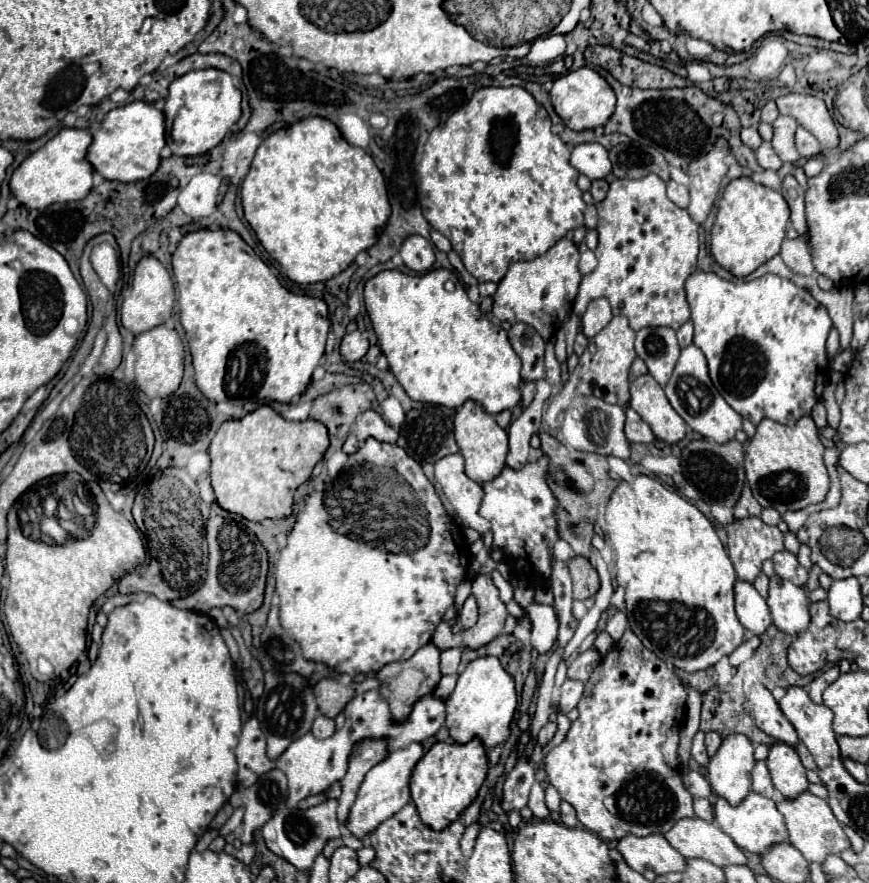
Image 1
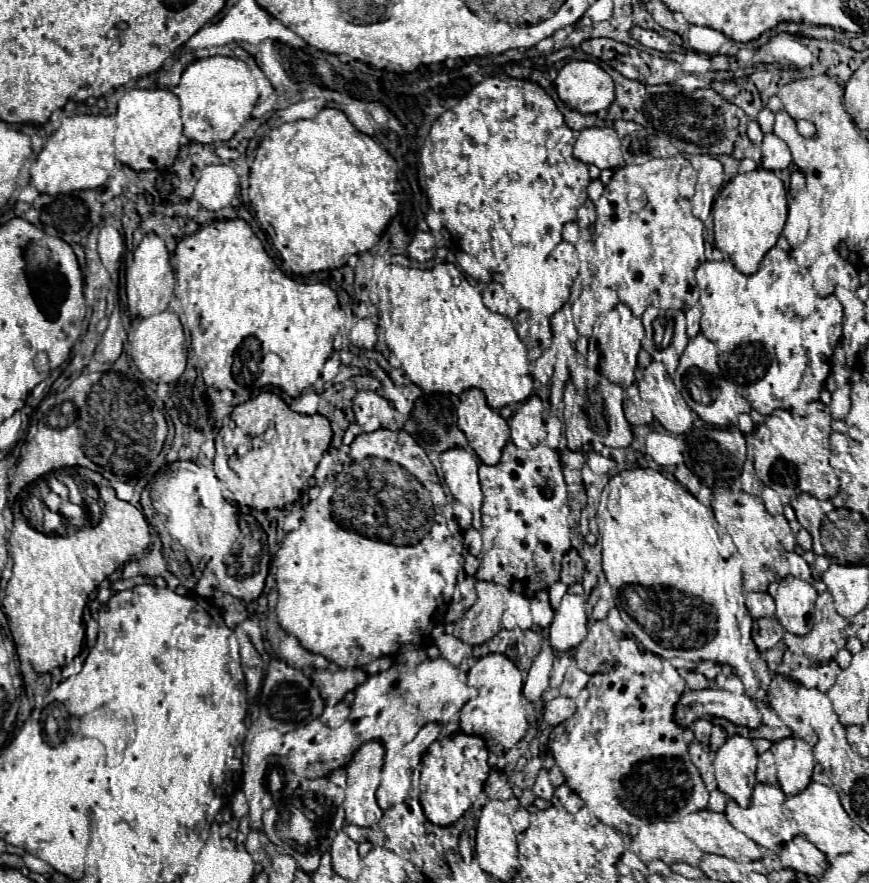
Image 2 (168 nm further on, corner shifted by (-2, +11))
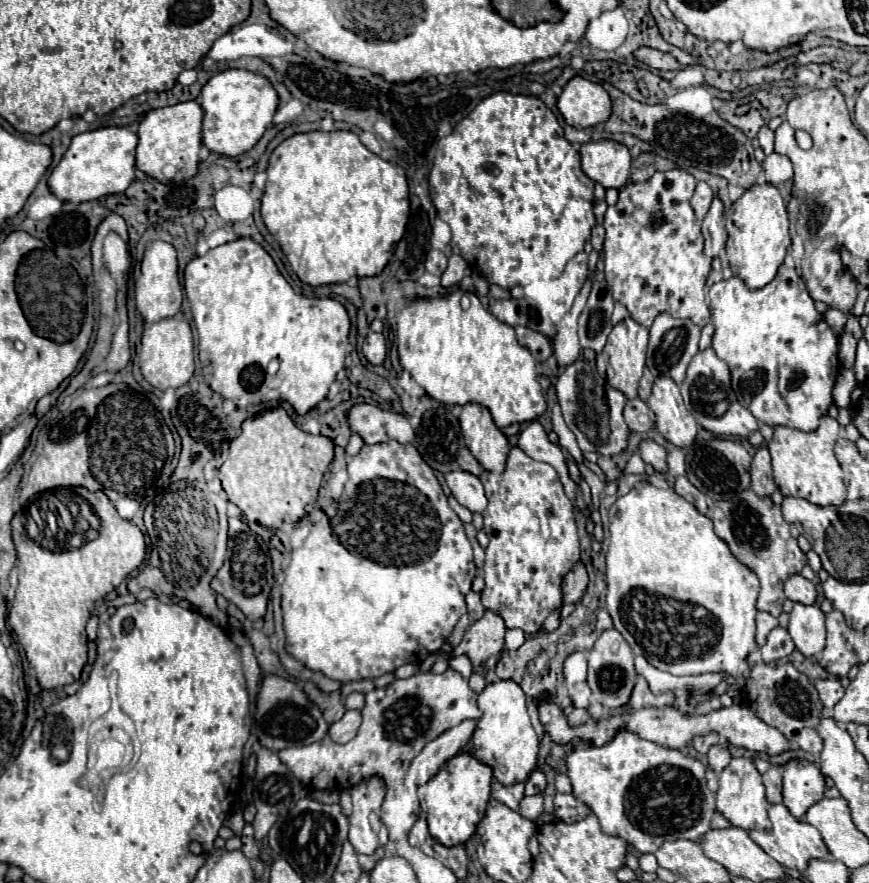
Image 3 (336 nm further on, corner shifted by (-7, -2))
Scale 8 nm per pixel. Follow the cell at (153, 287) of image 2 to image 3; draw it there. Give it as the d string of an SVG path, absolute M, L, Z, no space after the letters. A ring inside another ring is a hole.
M152 241L146 247L144 259L142 259L142 275L136 281L136 307L142 313L144 321L156 323L166 317L178 315L182 309L182 285L178 279L178 259L176 259L176 249L174 245L166 241Z

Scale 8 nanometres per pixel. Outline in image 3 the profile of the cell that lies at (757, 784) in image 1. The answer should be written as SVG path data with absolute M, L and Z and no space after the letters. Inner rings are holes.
M770 767L762 775L762 781L766 787L766 797L772 805L782 803L782 771L784 771L782 767Z

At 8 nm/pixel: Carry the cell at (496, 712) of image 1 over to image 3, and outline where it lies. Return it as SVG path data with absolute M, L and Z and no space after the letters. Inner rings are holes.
M514 681L490 683L478 695L478 707L482 711L482 717L478 719L478 725L472 737L474 757L490 765L494 771L494 777L502 785L524 783L538 765L538 747L540 747L540 739L530 723L524 691Z

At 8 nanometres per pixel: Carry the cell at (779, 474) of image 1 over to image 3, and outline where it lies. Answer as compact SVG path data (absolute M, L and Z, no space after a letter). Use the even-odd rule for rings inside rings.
M824 415L816 431L804 433L800 429L782 427L774 429L774 439L768 443L772 455L774 479L784 495L804 497L814 505L842 505L846 499L846 483L844 473L834 454L838 433L838 421Z

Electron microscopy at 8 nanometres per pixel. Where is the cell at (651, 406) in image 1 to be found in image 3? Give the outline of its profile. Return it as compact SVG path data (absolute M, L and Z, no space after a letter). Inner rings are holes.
M658 377L648 399L648 407L656 415L656 429L674 445L688 447L696 438L696 419L684 407L678 385L670 377Z

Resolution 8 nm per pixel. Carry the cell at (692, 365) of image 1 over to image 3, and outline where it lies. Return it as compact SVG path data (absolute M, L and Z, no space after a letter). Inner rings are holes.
M714 349L698 351L688 367L686 379L680 385L684 405L692 413L692 417L710 433L716 435L736 435L736 437L748 437L752 431L758 429L756 417L738 403L732 385L730 385L730 371L728 365L716 357Z

